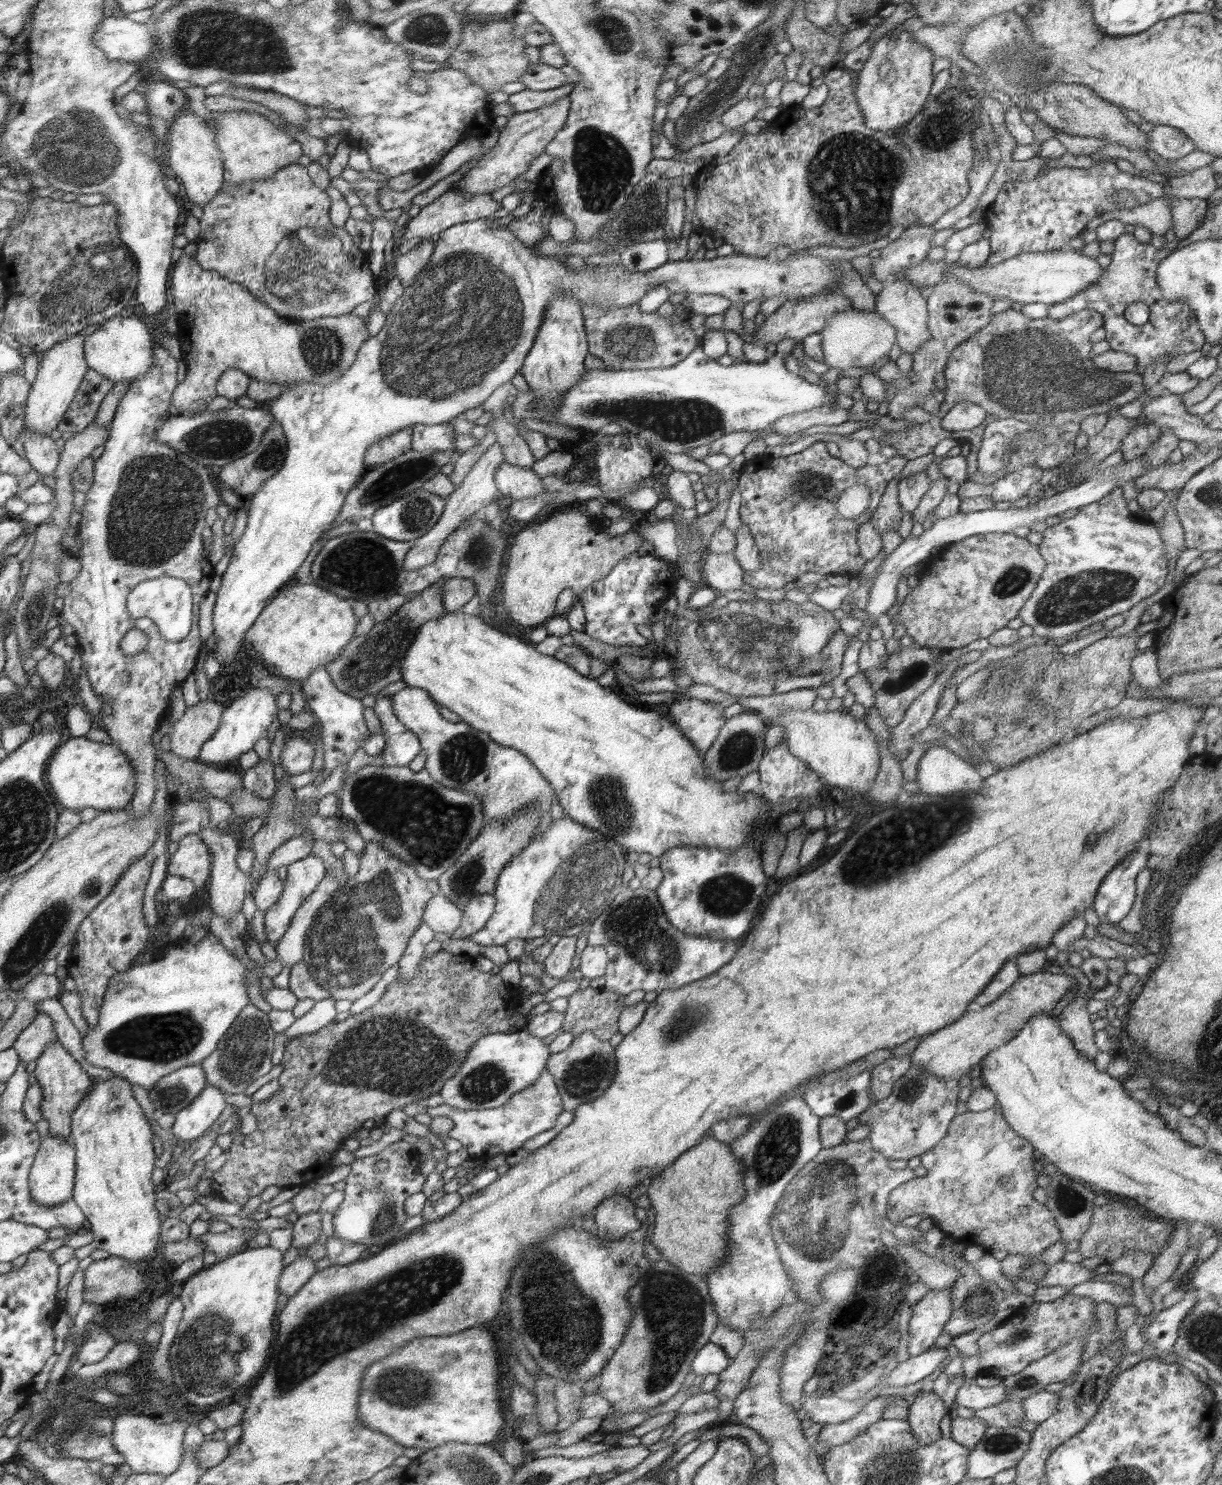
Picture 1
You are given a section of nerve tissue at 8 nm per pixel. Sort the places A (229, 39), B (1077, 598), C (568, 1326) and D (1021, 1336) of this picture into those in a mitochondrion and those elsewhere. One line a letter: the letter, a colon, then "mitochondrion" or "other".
A: mitochondrion
B: mitochondrion
C: mitochondrion
D: mitochondrion

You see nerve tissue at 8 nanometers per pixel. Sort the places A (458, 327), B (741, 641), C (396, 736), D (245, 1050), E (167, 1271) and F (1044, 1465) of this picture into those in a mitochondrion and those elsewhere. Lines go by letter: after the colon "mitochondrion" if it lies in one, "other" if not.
A: mitochondrion
B: mitochondrion
C: other
D: mitochondrion
E: other
F: other

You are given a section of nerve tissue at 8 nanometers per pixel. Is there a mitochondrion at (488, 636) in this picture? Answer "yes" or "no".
no

